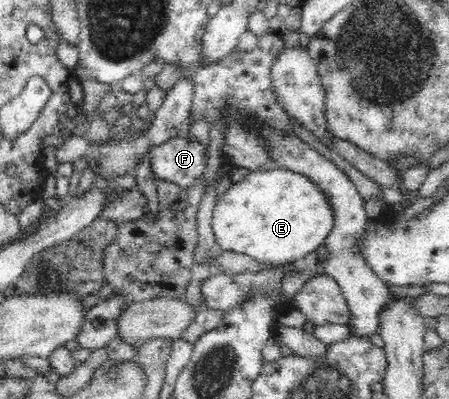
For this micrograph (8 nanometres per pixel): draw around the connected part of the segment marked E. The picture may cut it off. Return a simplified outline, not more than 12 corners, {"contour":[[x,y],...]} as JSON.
{"contour":[[249,172],[215,201],[219,249],[302,262],[334,225],[305,175]]}

